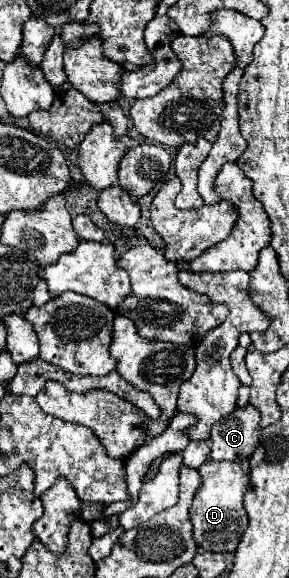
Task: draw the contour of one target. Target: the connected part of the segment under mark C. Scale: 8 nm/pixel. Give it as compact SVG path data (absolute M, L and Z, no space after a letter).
M248 404L220 418L210 432L210 460L248 460L260 444L260 412Z

